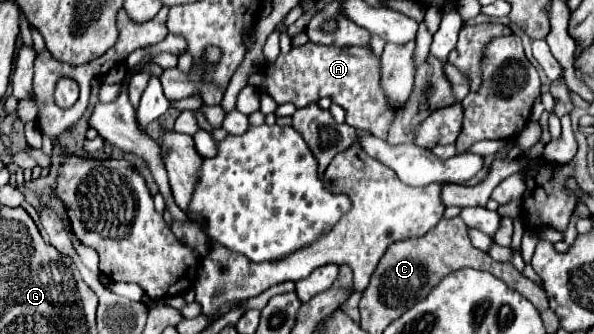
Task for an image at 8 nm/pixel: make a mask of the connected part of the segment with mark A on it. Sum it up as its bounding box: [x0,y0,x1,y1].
[247,42,399,140]

